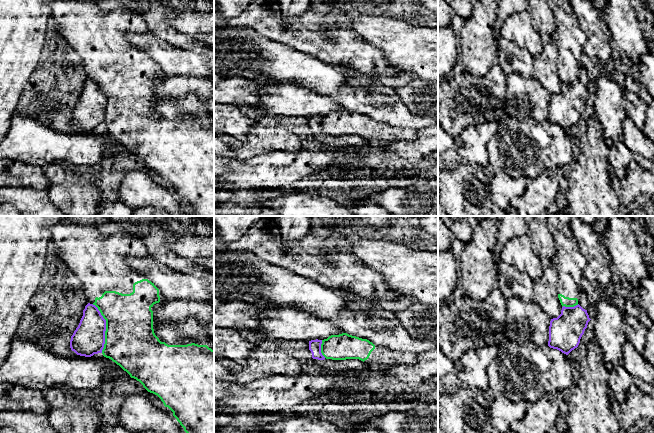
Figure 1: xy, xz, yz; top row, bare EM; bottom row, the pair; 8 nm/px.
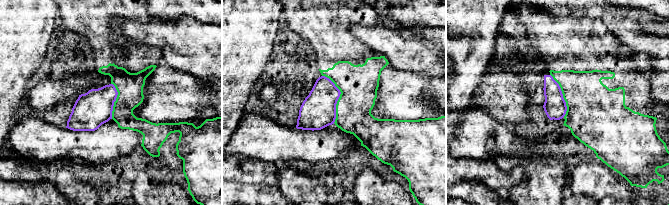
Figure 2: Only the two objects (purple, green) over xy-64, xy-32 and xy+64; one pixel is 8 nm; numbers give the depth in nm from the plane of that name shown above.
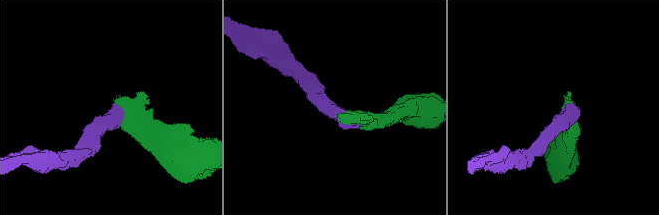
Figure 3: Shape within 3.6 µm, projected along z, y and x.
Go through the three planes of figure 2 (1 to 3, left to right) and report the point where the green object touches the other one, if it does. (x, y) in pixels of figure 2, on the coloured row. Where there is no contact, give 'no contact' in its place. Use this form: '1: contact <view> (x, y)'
1: contact xy-64 (115, 100)
2: contact xy-32 (339, 96)
3: contact xy+64 (562, 95)

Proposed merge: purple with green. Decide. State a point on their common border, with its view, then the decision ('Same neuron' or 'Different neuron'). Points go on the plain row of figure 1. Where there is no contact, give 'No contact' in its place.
Touches purple at xy (105, 104). Different neuron

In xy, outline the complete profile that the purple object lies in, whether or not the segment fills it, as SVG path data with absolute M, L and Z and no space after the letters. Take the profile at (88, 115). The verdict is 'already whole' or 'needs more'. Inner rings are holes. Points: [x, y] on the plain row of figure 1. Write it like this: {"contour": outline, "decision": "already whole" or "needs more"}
{"contour": "M88 79L80 99L70 116L70 124L77 131L91 133L102 129L105 120L106 96L98 84Z", "decision": "already whole"}

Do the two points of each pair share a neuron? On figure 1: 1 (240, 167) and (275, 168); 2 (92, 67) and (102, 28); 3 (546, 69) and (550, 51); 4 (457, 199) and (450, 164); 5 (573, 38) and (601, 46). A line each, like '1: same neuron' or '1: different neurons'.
1: same neuron
2: same neuron
3: same neuron
4: different neurons
5: different neurons

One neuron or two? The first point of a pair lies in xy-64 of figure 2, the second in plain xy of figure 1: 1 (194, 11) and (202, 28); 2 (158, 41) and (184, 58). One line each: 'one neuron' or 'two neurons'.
1: one neuron
2: one neuron

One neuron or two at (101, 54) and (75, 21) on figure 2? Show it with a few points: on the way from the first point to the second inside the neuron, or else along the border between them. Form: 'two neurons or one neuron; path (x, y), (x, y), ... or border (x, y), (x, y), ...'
one neuron; path (101, 45), (84, 26)

